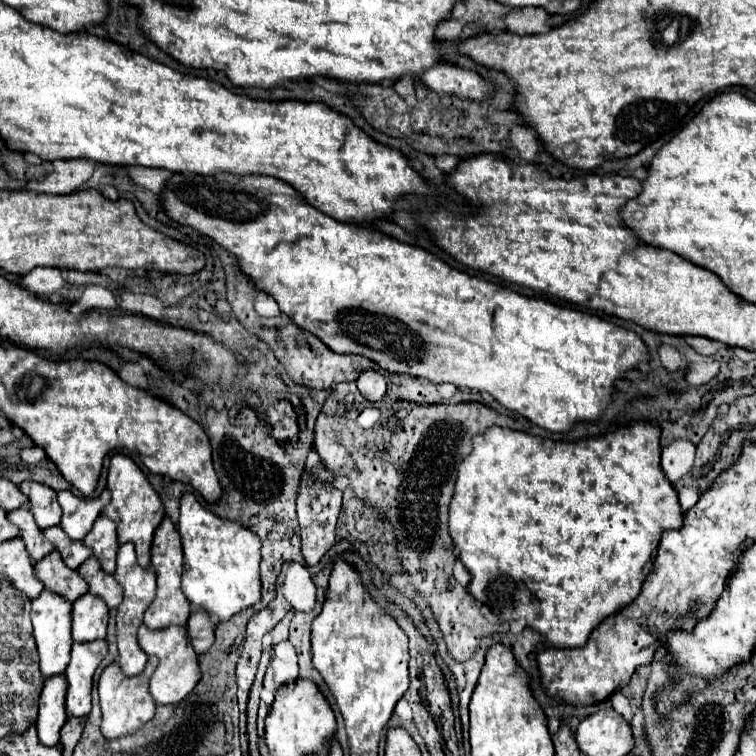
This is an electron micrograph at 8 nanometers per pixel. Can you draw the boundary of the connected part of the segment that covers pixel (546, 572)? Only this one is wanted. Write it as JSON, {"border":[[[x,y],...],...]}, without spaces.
{"border":[[[636,420],[634,424],[620,428],[612,434],[582,438],[576,442],[556,442],[516,432],[510,428],[490,426],[484,434],[478,434],[474,438],[472,454],[466,456],[466,460],[462,460],[458,468],[456,494],[454,500],[450,502],[450,536],[460,552],[458,556],[460,562],[466,564],[466,568],[472,574],[470,594],[476,598],[478,604],[486,604],[494,614],[498,614],[506,622],[524,618],[530,628],[538,630],[548,642],[556,644],[558,648],[584,646],[590,632],[598,624],[602,624],[608,616],[614,616],[618,610],[630,606],[642,588],[644,568],[652,560],[652,554],[658,548],[662,532],[680,530],[682,524],[684,524],[684,514],[678,502],[678,492],[664,476],[664,470],[660,466],[660,426],[648,420]]]}

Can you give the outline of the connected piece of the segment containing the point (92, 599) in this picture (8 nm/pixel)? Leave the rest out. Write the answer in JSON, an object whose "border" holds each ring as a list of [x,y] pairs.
{"border":[[[86,592],[74,602],[72,638],[74,642],[90,642],[106,636],[108,606],[102,598]]]}

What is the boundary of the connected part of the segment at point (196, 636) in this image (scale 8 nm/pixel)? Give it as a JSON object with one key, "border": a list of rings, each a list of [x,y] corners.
{"border":[[[196,610],[192,612],[192,616],[188,618],[188,634],[190,634],[190,640],[192,640],[192,646],[198,654],[206,652],[212,642],[214,642],[214,626],[210,622],[210,616],[208,612],[202,612],[202,610]]]}

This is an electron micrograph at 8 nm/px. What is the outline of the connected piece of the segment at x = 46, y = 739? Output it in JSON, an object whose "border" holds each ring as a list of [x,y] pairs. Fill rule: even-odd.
{"border":[[[64,674],[50,676],[44,682],[36,728],[38,728],[40,742],[46,746],[54,746],[60,740],[60,728],[66,722],[66,710],[64,710],[66,688],[68,688],[68,682]]]}

